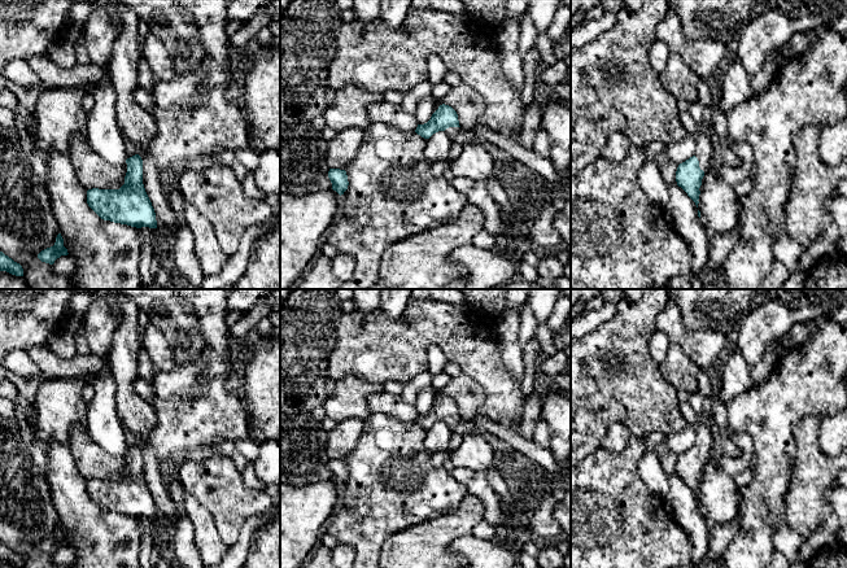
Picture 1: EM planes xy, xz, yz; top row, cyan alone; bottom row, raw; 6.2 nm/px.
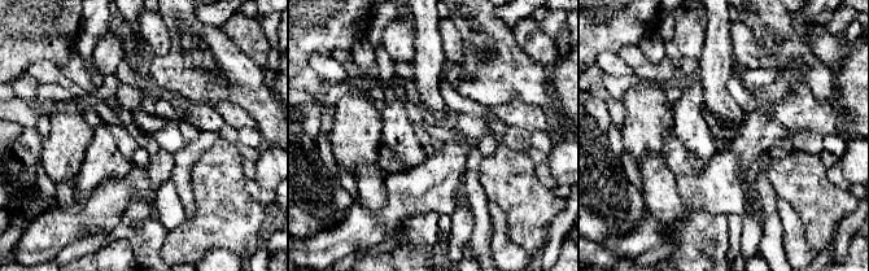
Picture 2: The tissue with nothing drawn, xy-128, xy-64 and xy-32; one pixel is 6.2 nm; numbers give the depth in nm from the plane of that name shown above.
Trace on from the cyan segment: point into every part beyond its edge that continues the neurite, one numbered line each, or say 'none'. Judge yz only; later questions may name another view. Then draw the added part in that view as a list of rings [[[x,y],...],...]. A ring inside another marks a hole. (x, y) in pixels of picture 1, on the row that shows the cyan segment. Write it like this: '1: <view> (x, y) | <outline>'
1: yz (707, 90) | [[[700,80],[698,84],[698,93],[699,101],[704,105],[704,117],[703,122],[698,126],[697,134],[694,135],[697,141],[694,156],[699,161],[700,170],[706,171],[713,152],[710,136],[710,130],[713,127],[711,106],[713,97],[717,96],[717,87],[712,80]]]

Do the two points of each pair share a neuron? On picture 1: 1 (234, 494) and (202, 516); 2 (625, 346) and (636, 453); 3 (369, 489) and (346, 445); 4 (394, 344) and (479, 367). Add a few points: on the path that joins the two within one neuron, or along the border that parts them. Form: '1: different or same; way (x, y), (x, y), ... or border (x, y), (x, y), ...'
1: different; border (186, 492), (212, 516), (219, 537)
2: different; border (631, 436), (645, 440)
3: different; border (362, 423), (362, 435), (356, 448), (344, 459)
4: same; way (415, 337), (448, 337), (458, 346)

